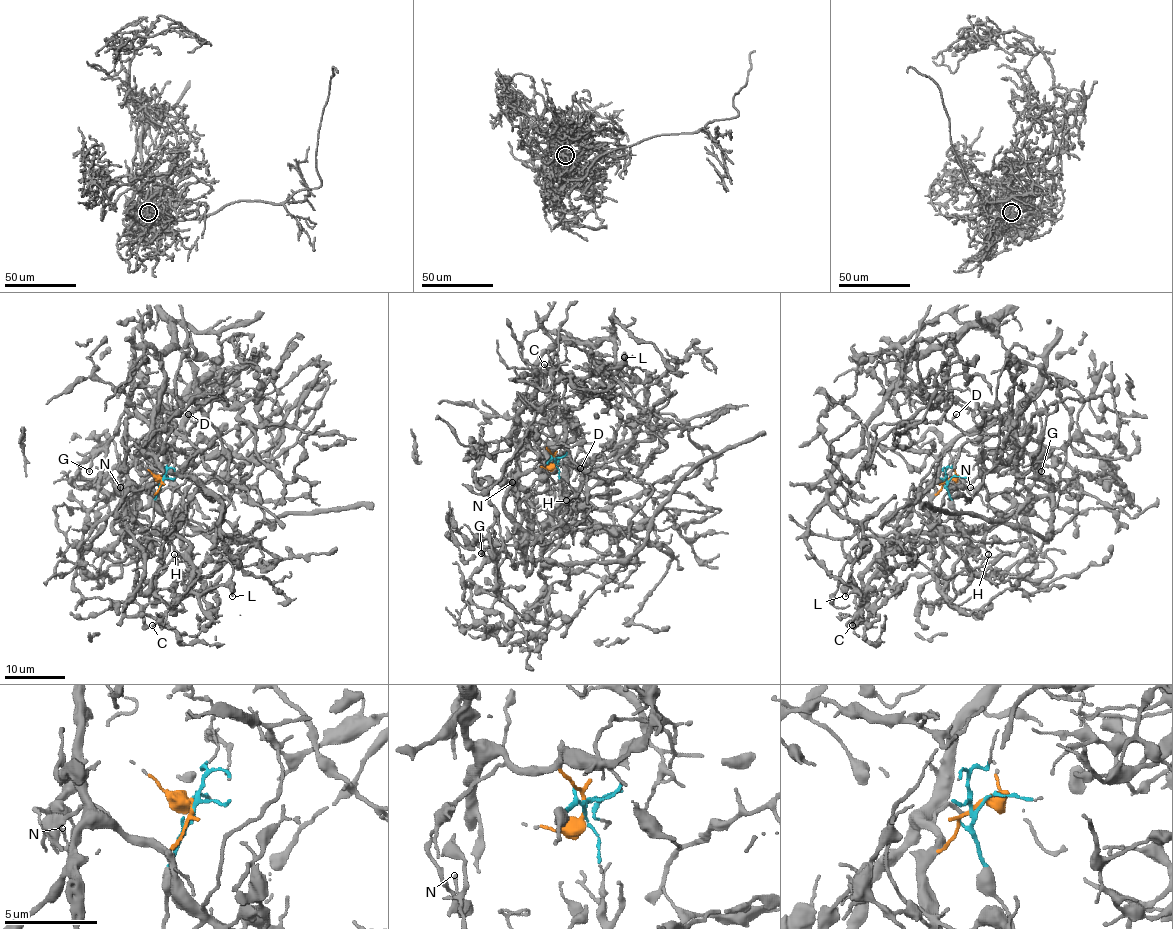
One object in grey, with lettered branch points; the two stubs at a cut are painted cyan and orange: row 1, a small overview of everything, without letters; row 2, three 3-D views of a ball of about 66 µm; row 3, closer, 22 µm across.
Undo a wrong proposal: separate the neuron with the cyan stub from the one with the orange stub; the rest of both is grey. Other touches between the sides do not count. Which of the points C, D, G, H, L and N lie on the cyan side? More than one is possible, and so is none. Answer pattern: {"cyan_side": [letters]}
{"cyan_side": ["C", "D", "L", "N"]}

